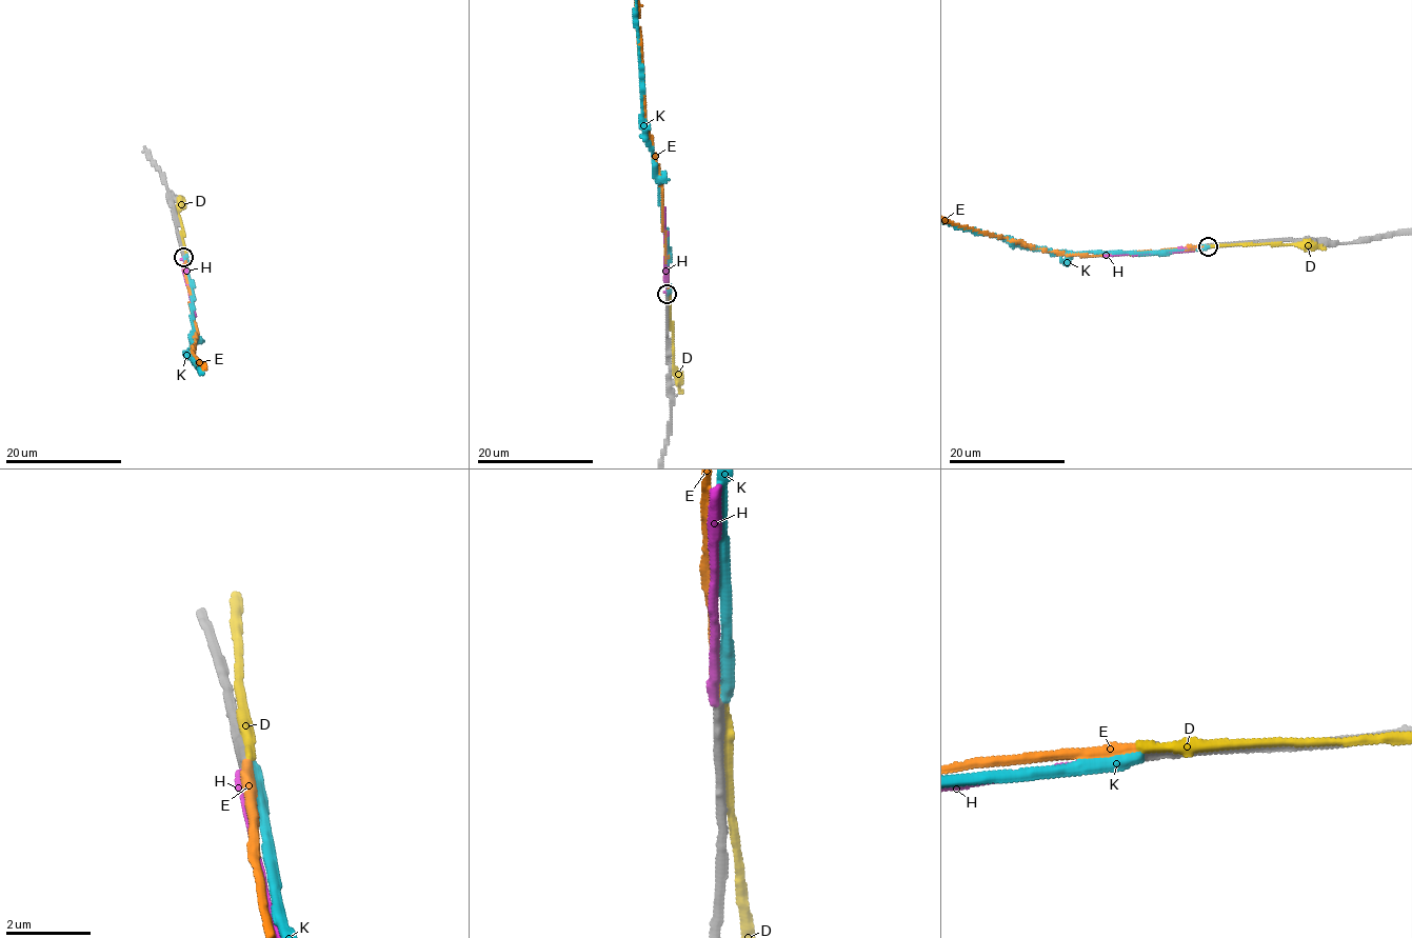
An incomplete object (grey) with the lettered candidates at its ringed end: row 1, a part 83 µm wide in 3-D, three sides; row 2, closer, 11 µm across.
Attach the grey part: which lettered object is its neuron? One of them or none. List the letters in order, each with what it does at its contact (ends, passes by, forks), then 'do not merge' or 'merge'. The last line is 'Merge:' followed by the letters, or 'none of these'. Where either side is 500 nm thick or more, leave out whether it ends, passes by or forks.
D: it ends there; do not merge
E: it ends there; do not merge
H: it ends there; do not merge
K: it ends there; do not merge
Merge: none of these

